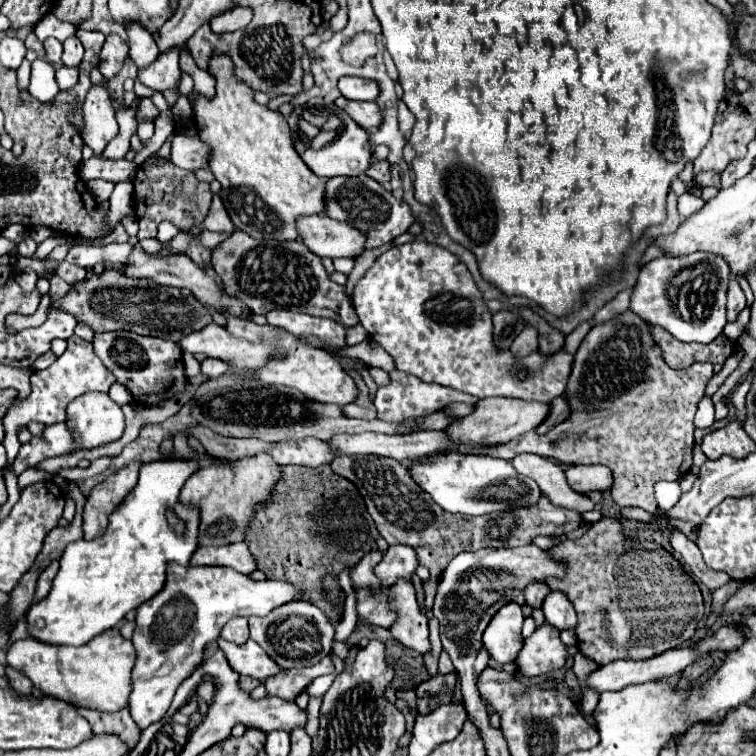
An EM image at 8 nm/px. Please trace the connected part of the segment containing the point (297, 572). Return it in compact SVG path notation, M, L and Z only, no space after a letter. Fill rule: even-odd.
M322 464L318 468L280 466L280 472L282 478L276 482L270 500L264 504L256 504L254 516L250 518L246 528L244 542L250 548L250 554L256 558L258 570L262 570L268 580L284 580L294 588L300 588L304 596L302 600L316 604L320 610L326 612L332 624L338 624L342 618L342 606L324 600L324 578L338 576L342 570L358 564L360 558L372 550L372 544L376 544L380 532L372 516L368 514L358 488L350 480L334 474L328 464Z

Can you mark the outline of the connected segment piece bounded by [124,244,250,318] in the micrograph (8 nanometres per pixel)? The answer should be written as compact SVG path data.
M134 244L130 256L128 256L128 264L124 264L124 274L130 276L130 278L138 278L138 280L150 280L150 282L156 282L160 286L174 286L174 288L188 288L192 290L192 294L204 302L204 304L210 304L214 306L216 310L220 308L228 308L234 316L244 316L244 318L250 318L250 312L248 308L244 308L244 304L240 304L240 300L232 300L230 296L226 296L224 292L218 290L218 286L214 284L214 280L210 276L204 274L204 270L192 262L186 254L170 254L170 256L152 256L148 252L144 252L144 248L140 244Z

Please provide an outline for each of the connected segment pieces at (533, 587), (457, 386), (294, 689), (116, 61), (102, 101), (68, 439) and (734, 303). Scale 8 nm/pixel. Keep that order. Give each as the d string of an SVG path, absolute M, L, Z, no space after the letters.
M530 582L526 588L524 588L524 598L526 598L526 602L530 604L530 606L538 606L540 608L540 604L542 604L542 600L544 600L544 596L548 594L548 586L544 584L544 582Z
M408 242L392 246L384 252L376 264L364 274L354 288L356 314L374 342L378 342L396 362L396 368L414 374L422 382L436 382L460 392L468 392L478 398L510 396L520 400L534 400L550 404L566 388L568 372L572 366L572 354L560 350L556 356L528 356L516 360L510 350L498 352L492 344L492 314L482 300L468 268L446 248L430 242Z
M324 656L324 660L320 660L316 666L304 670L280 670L276 676L266 678L264 686L268 696L296 698L314 678L324 674L334 674L334 662L330 656Z
M108 34L100 54L100 72L112 78L122 68L122 62L126 56L128 56L126 42L118 34Z
M92 86L84 106L84 128L82 128L82 138L84 144L94 150L94 154L100 154L106 144L118 134L118 122L116 122L116 112L108 104L108 92L104 88Z
M52 424L46 426L44 434L40 438L32 438L26 446L20 448L16 460L4 468L4 472L12 470L16 476L20 476L24 470L38 466L46 458L56 458L68 452L74 452L74 440L72 432L66 424Z
M732 278L732 280L730 280L730 286L728 286L728 304L726 304L728 320L734 320L744 306L746 306L744 292L742 292L742 288L738 286L738 282Z

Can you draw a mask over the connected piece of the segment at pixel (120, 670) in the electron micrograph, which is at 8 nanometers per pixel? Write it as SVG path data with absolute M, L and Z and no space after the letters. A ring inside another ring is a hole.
M112 628L108 632L102 632L100 636L92 638L88 644L76 648L76 646L64 646L54 648L52 644L40 644L38 640L24 638L14 642L6 652L6 662L10 668L26 674L36 688L40 688L44 694L54 696L58 700L64 700L74 706L94 708L100 712L114 712L116 708L128 706L128 692L130 692L130 670L136 660L136 650L130 640L124 640L118 632L118 628Z

